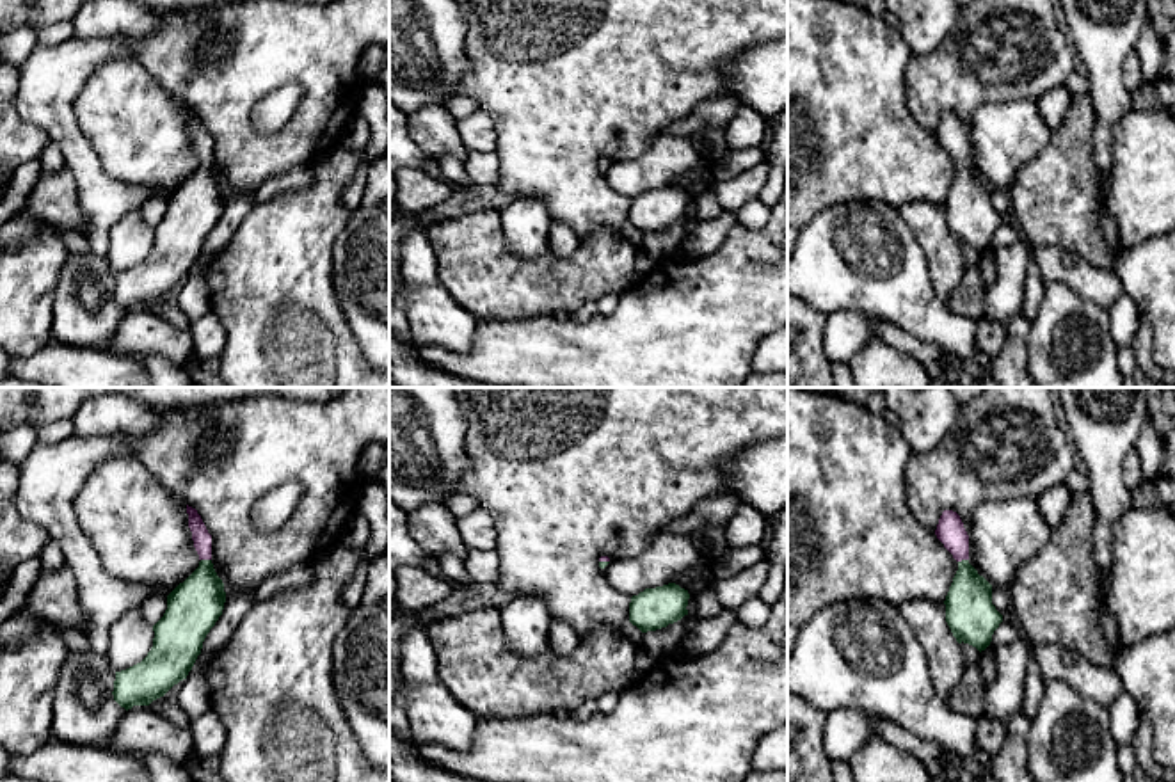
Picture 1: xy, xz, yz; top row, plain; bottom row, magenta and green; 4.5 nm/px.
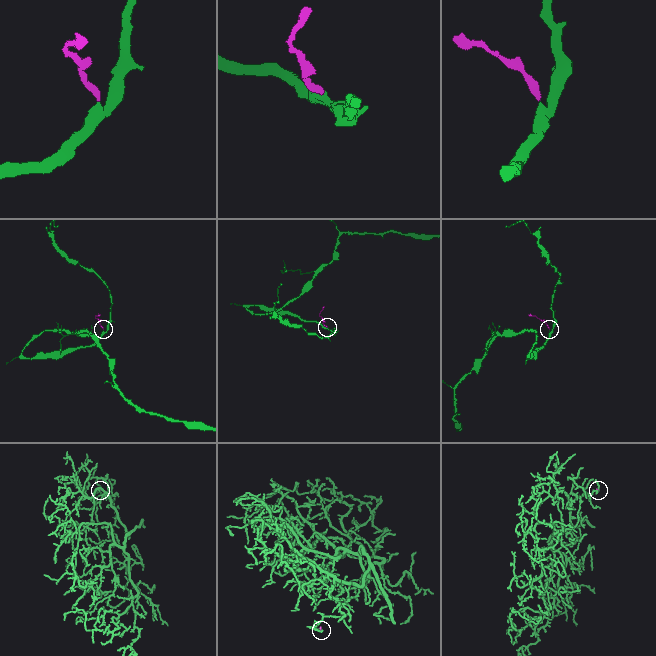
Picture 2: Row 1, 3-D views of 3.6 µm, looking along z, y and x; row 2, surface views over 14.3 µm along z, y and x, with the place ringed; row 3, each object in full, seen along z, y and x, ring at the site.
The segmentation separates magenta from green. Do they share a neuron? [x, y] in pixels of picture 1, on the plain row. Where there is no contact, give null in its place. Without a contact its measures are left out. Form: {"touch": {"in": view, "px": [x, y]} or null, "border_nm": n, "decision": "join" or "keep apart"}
{"touch": {"in": "xy", "px": [207, 160]}, "border_nm": 50, "decision": "join"}

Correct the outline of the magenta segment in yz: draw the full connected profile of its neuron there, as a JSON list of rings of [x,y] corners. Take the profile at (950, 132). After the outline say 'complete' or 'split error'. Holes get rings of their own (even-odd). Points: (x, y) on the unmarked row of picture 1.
[[[942,114],[935,137],[958,164],[944,203],[946,224],[958,245],[969,245],[981,254],[1003,224],[992,206],[992,187],[969,165],[969,137],[956,114]]] | split error

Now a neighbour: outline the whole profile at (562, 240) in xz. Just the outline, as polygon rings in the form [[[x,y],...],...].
[[[556,219],[551,220],[549,233],[548,233],[549,252],[560,258],[567,258],[578,249],[580,240],[581,238],[567,224]]]

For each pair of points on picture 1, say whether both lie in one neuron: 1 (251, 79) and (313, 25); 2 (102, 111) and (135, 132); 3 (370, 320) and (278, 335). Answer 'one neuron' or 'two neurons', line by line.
1: one neuron
2: one neuron
3: two neurons

